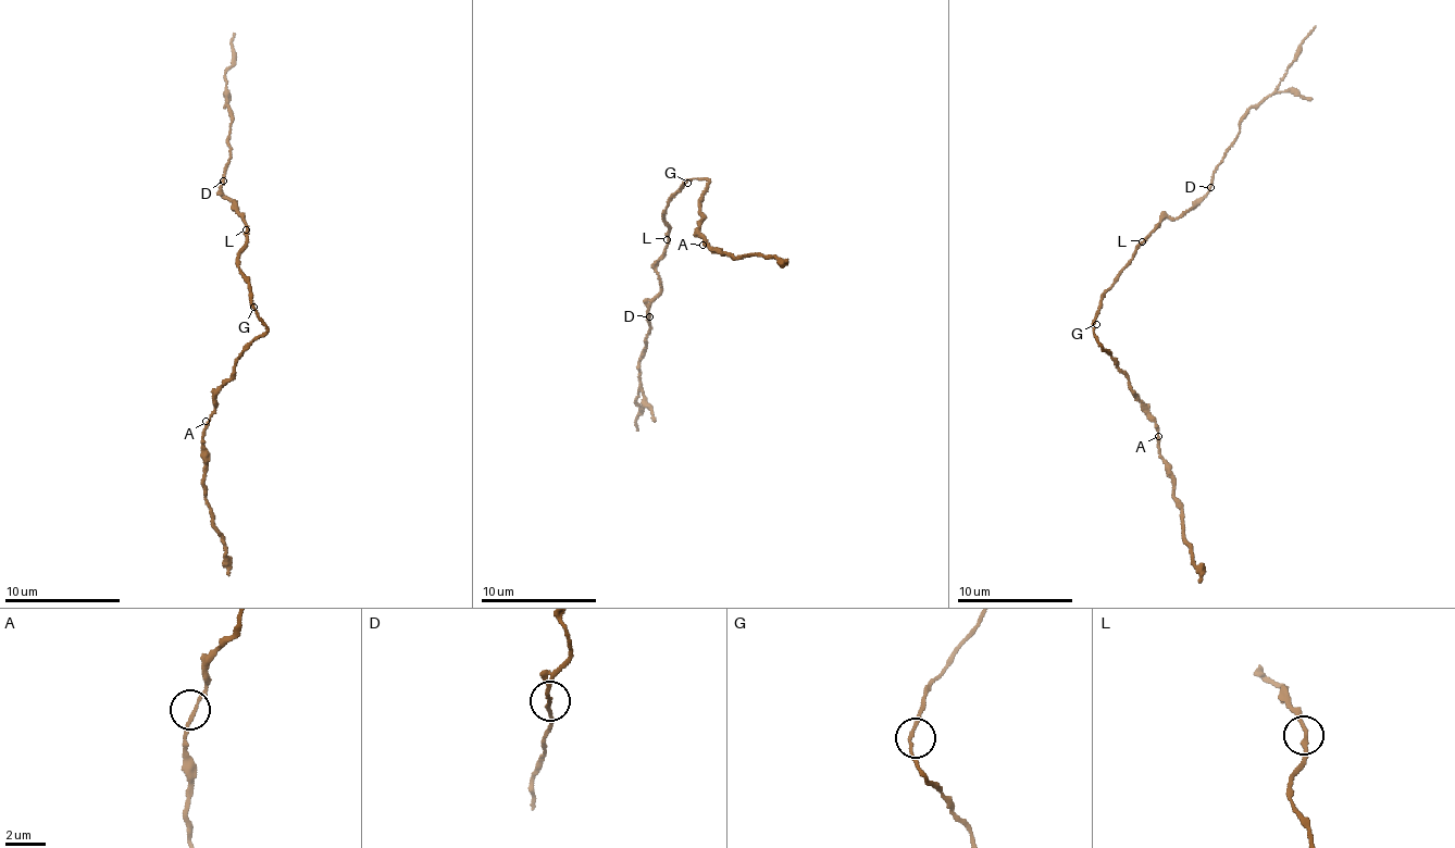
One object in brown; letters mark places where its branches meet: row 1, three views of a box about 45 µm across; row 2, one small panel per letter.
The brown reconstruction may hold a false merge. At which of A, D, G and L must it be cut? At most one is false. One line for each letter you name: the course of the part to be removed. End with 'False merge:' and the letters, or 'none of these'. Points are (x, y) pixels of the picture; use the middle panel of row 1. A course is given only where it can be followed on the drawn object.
False merge: none of these

